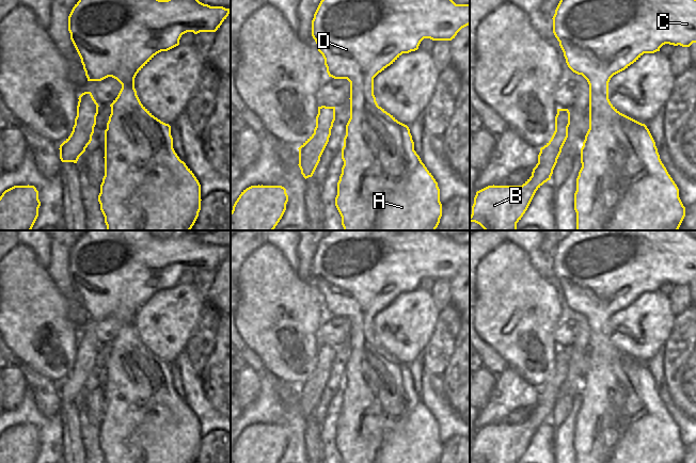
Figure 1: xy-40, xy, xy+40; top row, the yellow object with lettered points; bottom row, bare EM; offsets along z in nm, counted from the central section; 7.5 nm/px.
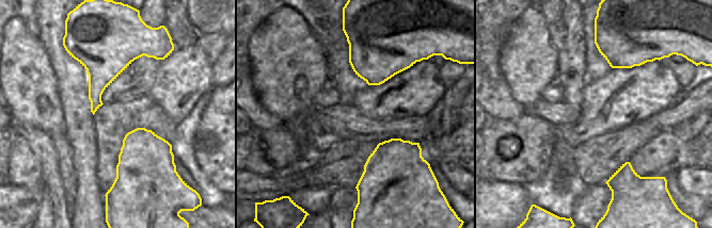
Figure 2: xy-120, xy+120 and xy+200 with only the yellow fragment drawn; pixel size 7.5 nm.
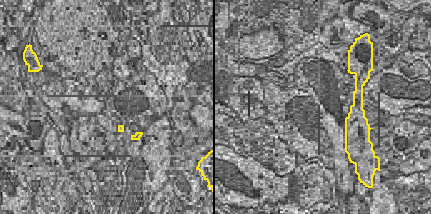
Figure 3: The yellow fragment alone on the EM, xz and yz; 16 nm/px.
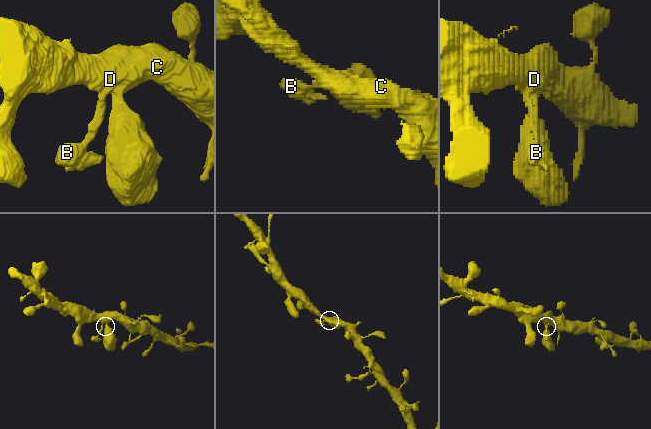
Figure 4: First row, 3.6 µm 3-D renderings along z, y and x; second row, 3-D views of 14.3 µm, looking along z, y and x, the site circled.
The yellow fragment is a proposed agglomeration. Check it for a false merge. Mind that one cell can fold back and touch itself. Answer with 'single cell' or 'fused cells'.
single cell

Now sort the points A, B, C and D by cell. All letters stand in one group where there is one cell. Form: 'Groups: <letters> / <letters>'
Groups: A B C D.

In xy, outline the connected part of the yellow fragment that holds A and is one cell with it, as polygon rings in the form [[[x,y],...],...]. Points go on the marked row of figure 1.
[[[321,0],[312,20],[312,36],[315,39],[318,51],[325,59],[325,65],[329,77],[334,79],[347,79],[350,82],[350,118],[346,125],[346,135],[342,148],[344,165],[337,182],[337,195],[335,206],[342,217],[344,230],[436,230],[442,217],[442,204],[440,202],[440,189],[438,182],[422,162],[414,150],[414,142],[407,125],[398,122],[393,115],[378,106],[374,95],[374,78],[393,64],[402,53],[409,53],[418,49],[424,38],[432,41],[452,41],[457,33],[470,25],[470,4],[456,4],[453,0]]]

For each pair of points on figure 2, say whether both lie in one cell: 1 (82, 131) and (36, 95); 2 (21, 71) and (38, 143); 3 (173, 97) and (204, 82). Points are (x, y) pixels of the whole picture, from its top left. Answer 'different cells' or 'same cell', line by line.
1: different cells
2: different cells
3: same cell

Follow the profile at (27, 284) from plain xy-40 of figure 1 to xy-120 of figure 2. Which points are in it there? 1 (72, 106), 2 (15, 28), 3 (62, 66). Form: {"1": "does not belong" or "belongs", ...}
{"1": "does not belong", "2": "belongs", "3": "does not belong"}

